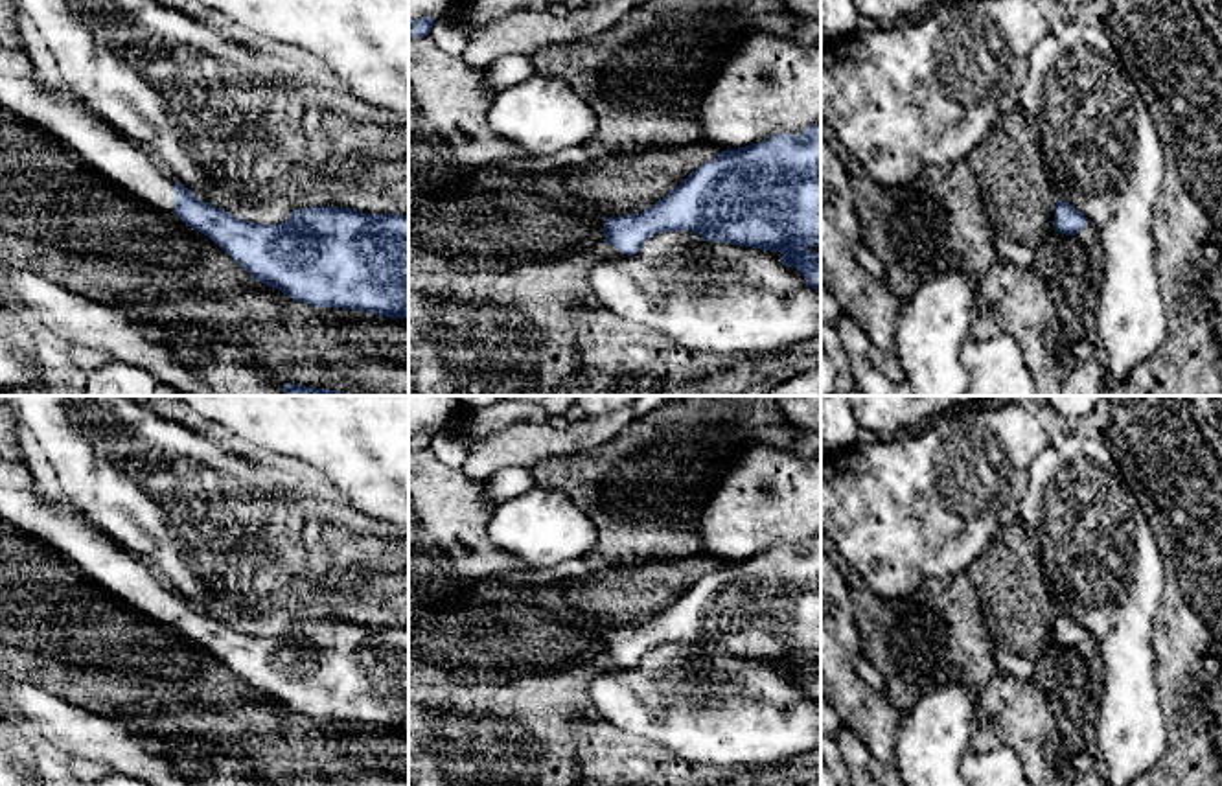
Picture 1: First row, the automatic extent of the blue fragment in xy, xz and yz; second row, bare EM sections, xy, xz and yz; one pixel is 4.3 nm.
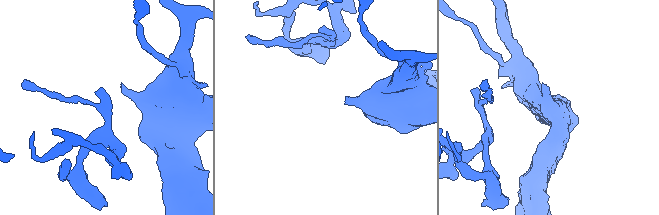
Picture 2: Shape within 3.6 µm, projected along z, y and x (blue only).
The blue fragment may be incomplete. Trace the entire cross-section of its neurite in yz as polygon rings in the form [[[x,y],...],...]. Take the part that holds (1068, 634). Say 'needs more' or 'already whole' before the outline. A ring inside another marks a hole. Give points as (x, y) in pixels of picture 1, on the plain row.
already whole; [[[1060,613],[1055,618],[1055,642],[1066,648],[1077,648],[1088,637],[1088,630],[1077,624],[1069,615]]]

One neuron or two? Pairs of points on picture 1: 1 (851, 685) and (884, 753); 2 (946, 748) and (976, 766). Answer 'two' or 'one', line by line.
1: one
2: two

